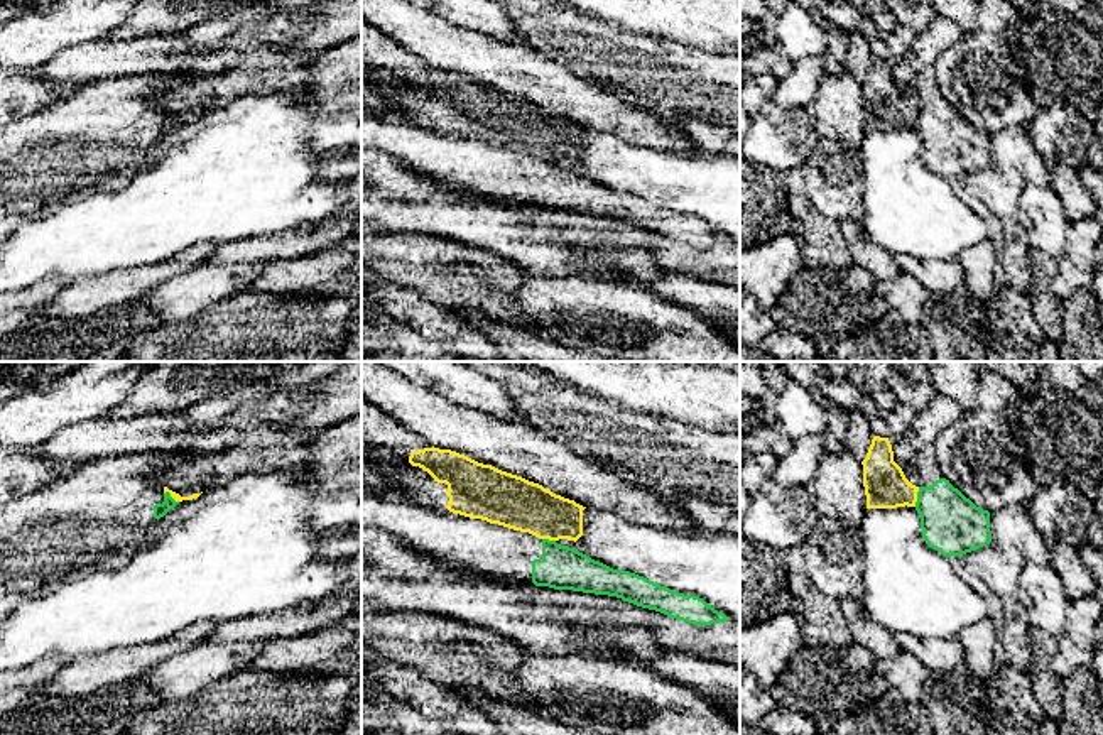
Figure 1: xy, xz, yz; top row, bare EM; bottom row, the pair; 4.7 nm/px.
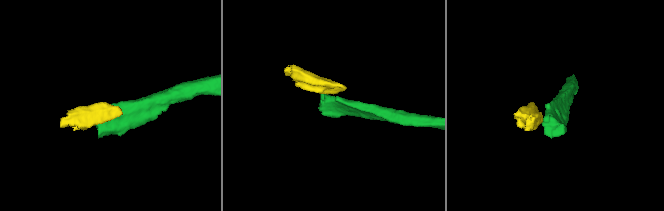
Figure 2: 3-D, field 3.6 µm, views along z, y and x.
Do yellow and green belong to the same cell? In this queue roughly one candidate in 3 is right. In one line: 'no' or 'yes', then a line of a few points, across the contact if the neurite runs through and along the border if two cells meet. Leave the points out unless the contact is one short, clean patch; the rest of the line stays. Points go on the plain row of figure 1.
no; line yz (919, 108), (914, 127)

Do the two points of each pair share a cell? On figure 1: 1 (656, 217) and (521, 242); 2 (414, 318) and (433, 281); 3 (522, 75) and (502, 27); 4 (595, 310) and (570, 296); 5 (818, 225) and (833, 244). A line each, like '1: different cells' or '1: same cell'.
1: different cells
2: different cells
3: different cells
4: same cell
5: same cell

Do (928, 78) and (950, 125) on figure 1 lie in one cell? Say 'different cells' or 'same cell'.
same cell

